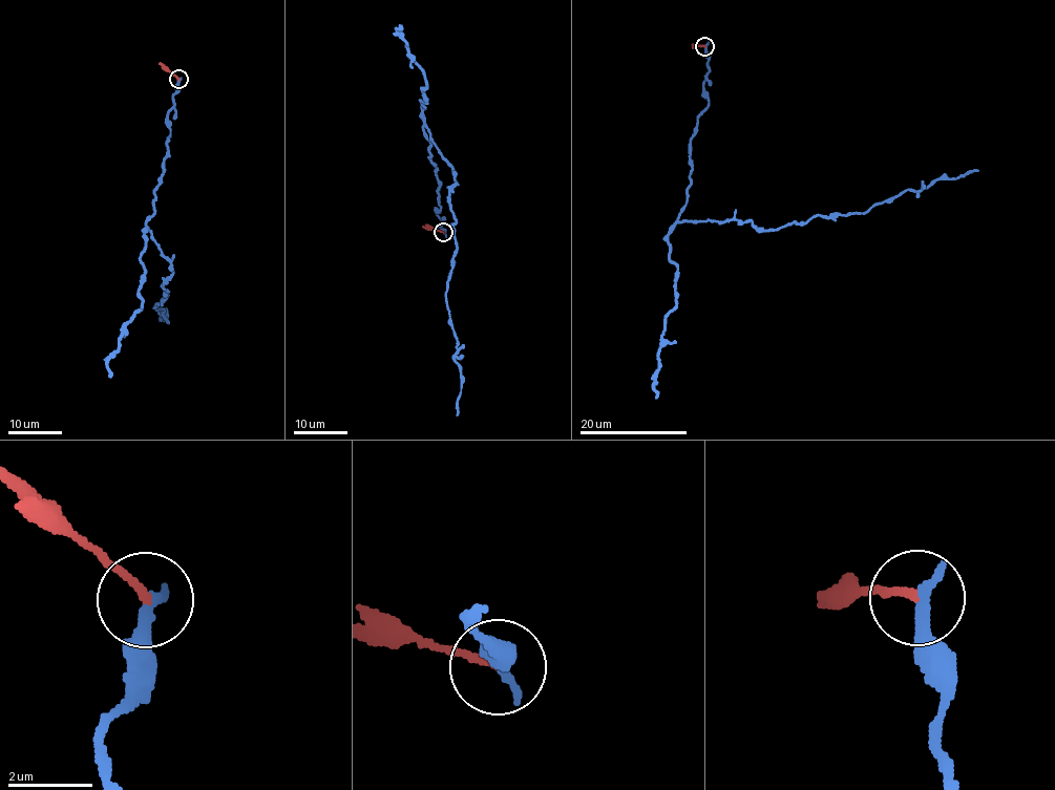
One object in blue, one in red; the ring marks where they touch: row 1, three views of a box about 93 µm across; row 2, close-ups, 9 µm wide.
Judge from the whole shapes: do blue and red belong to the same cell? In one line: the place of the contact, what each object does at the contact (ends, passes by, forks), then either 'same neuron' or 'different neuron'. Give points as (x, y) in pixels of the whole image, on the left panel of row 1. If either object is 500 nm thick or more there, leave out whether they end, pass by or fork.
(178, 79) | blue ends | red ends | different neuron

